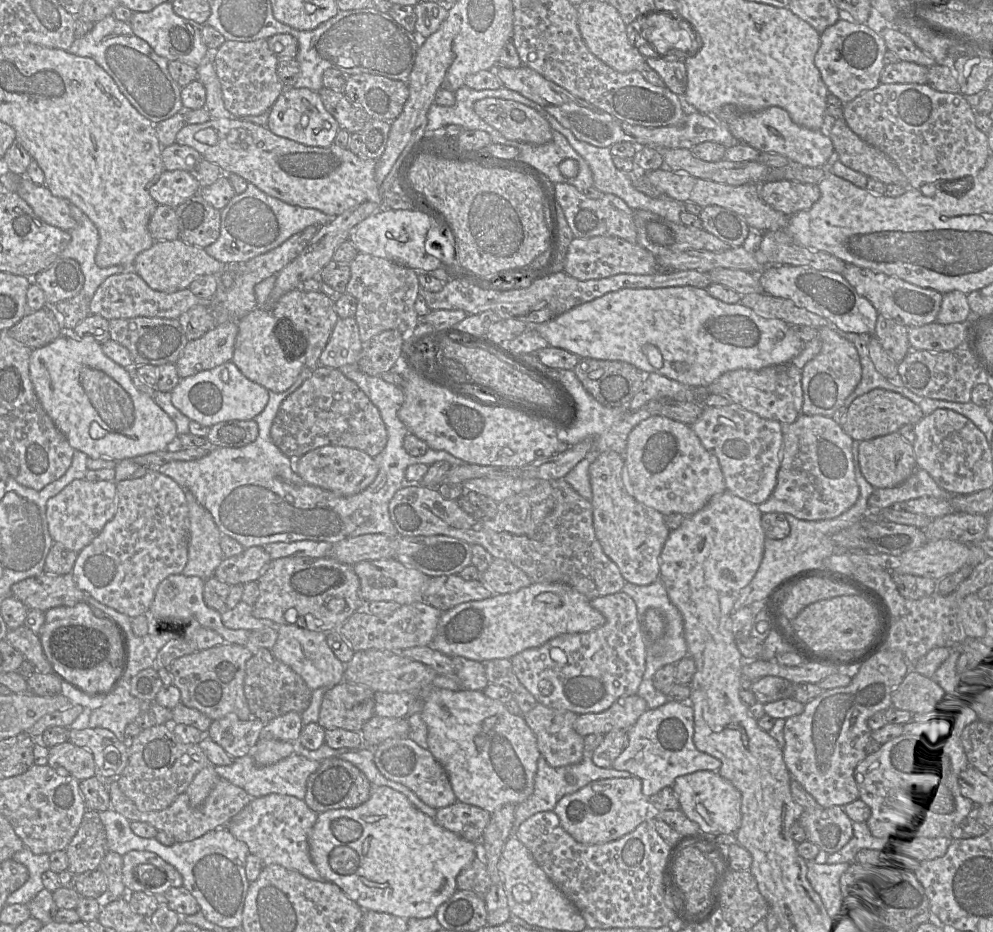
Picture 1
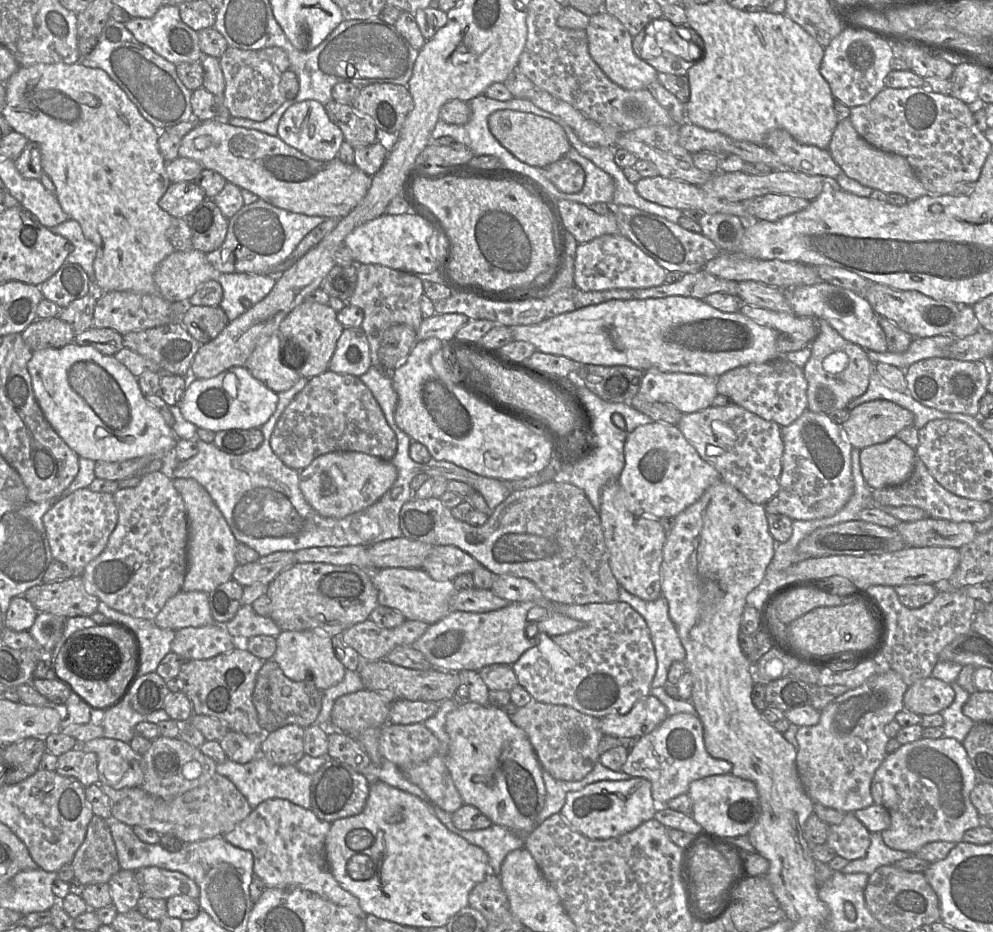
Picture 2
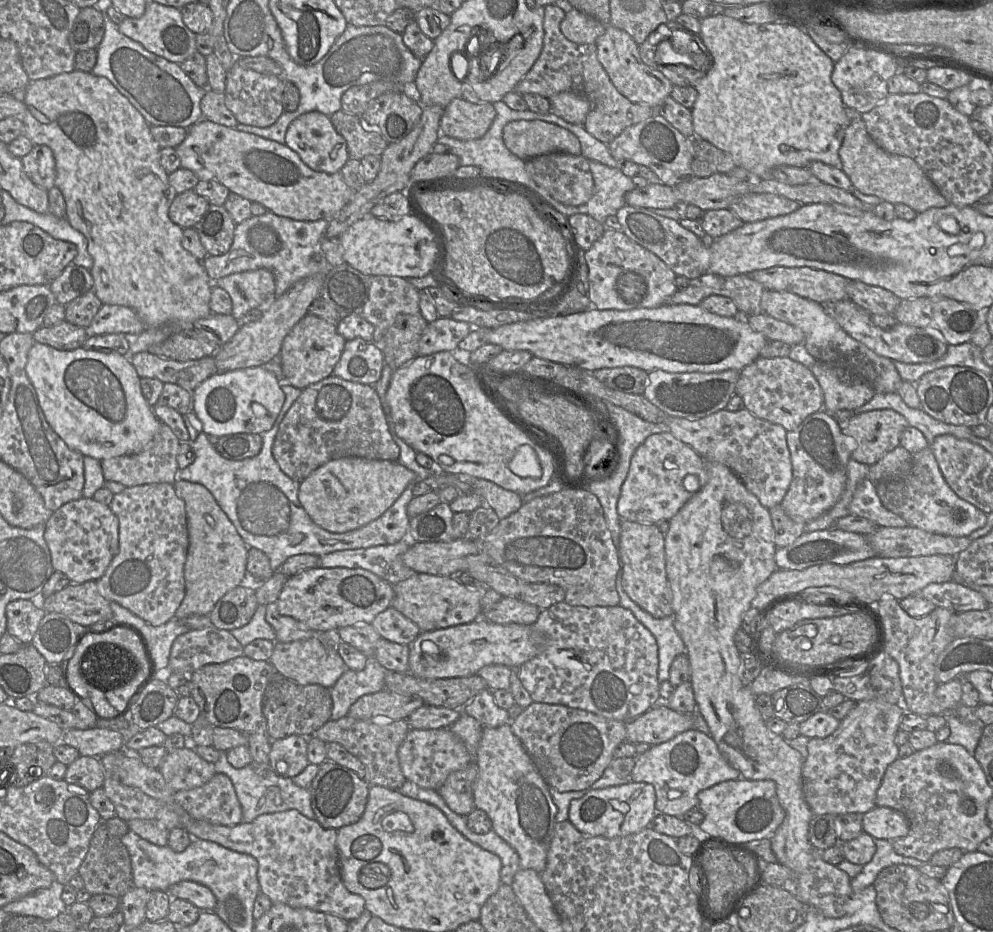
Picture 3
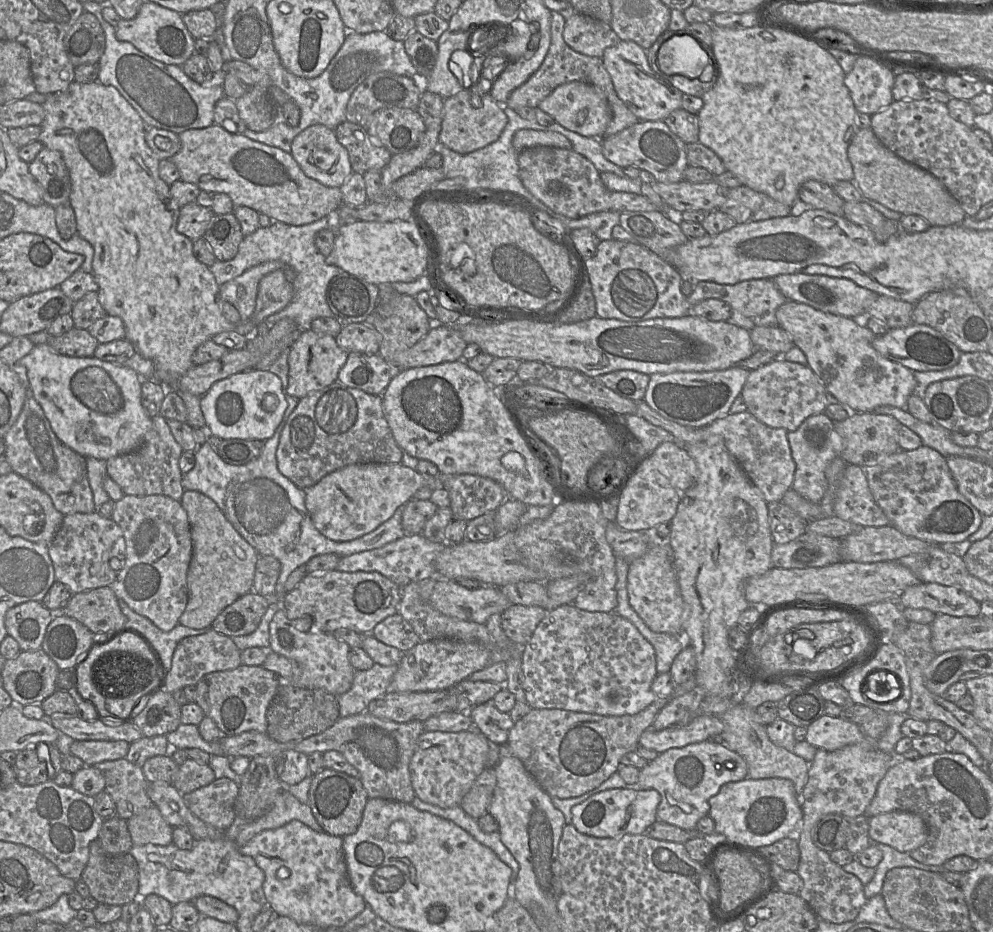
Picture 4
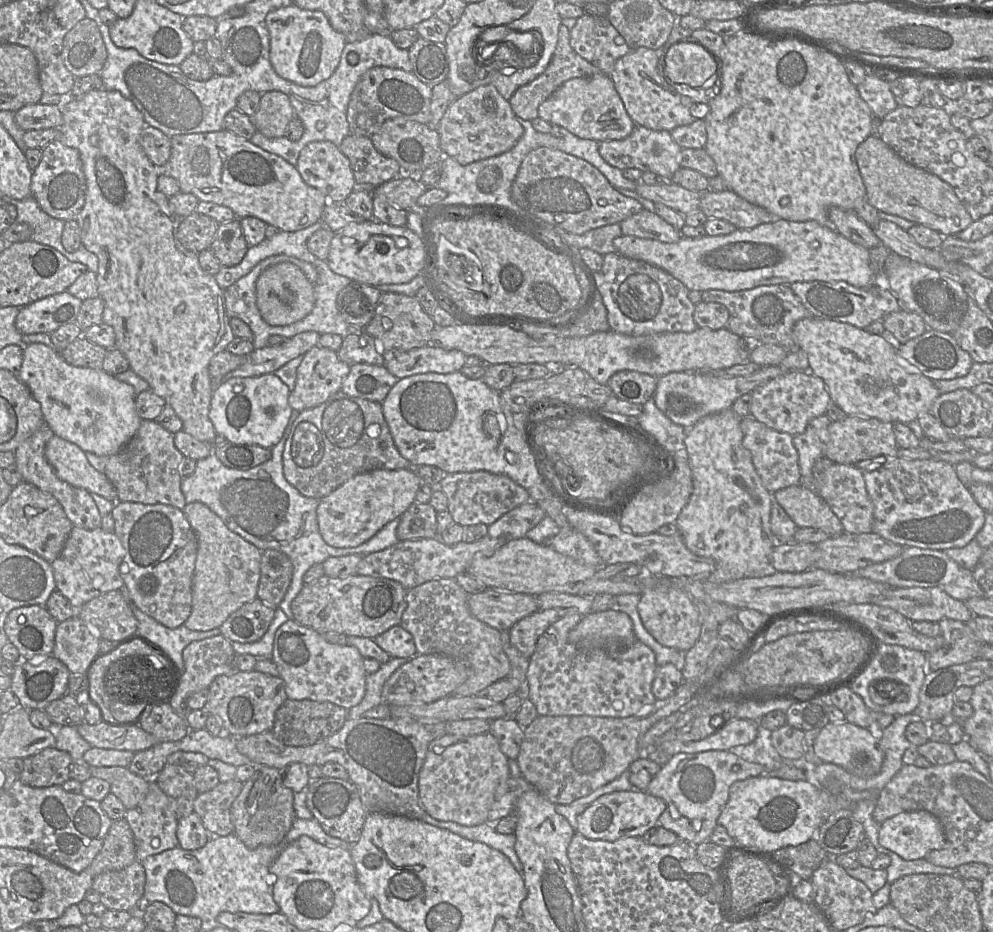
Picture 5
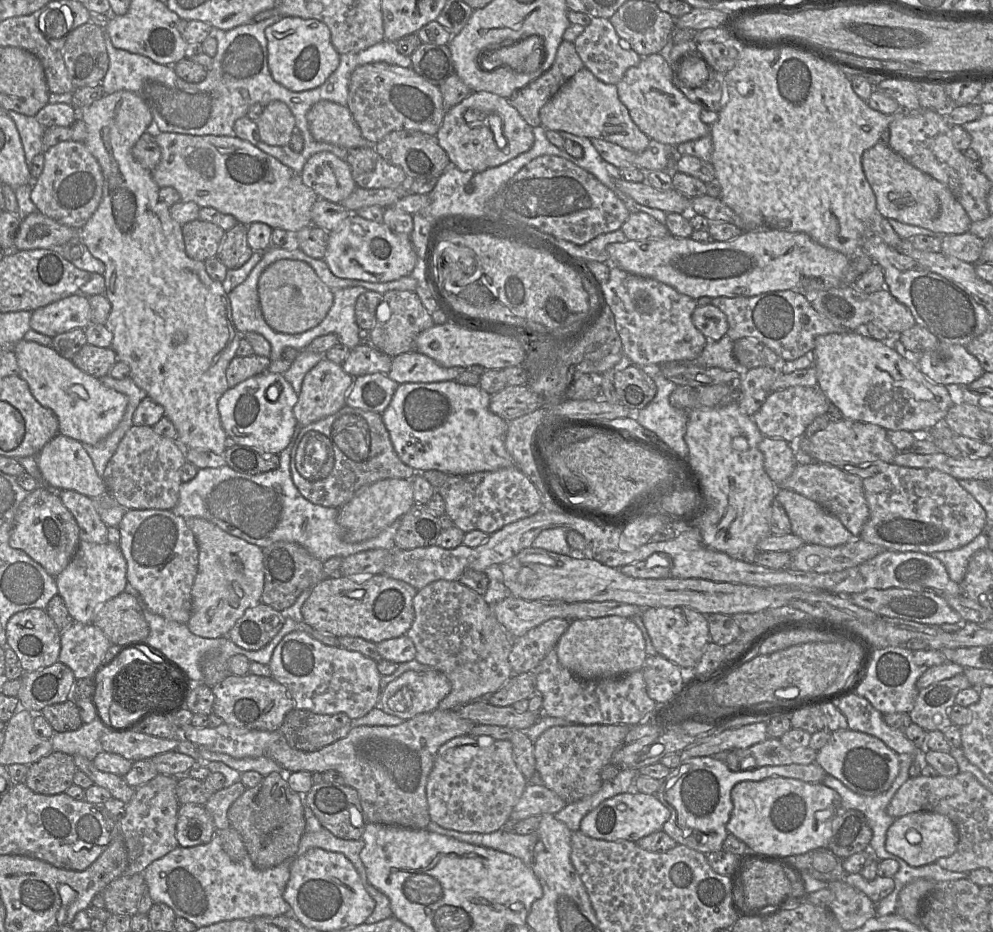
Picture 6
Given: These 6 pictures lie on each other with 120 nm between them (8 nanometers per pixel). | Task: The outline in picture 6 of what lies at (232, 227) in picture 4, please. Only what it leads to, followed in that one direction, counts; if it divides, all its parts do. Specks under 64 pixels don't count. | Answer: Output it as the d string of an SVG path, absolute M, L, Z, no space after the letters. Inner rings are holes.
M237 223L225 232L217 251L217 258L226 268L235 270L241 268L252 256L253 250L247 241L247 226Z

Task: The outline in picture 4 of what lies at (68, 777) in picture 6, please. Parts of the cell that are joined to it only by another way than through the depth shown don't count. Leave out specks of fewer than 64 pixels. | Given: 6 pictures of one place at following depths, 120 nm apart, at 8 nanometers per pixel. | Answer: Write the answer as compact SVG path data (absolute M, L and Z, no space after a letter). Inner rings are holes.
M30 744L16 753L14 772L16 781L21 785L33 786L53 781L63 770L63 754L53 744Z

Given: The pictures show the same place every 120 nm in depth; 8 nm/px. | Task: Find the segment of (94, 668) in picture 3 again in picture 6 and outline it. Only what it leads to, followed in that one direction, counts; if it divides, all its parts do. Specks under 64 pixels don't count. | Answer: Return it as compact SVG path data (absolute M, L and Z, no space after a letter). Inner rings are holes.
M140 643L136 646L123 649L118 651L117 656L106 666L99 666L94 674L94 681L95 681L95 693L92 697L92 702L96 708L96 714L99 721L109 723L111 726L123 726L131 723L132 721L146 716L148 714L164 714L173 711L178 705L180 701L180 676L179 674L170 666L169 659L164 656L160 651L152 648L146 643Z

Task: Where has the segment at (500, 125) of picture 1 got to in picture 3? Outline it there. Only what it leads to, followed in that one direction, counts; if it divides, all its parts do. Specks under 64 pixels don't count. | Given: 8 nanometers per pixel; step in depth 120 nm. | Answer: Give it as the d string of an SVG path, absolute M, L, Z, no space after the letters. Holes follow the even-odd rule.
M516 120L503 128L507 149L522 160L553 152L581 155L576 136L565 128L541 120Z

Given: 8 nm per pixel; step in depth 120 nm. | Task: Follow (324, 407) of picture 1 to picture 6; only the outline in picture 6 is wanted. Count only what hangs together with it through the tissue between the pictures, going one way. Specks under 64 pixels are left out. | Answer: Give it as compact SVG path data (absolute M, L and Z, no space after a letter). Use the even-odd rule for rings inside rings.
M345 405L321 420L298 426L293 435L290 471L292 480L304 498L325 507L341 508L363 487L384 479L413 480L418 472L405 464L396 453L382 414Z

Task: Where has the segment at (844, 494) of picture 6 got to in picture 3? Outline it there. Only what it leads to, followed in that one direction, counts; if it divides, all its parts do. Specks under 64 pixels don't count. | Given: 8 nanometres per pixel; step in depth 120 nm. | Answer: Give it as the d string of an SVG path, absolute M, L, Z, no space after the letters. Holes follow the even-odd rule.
M868 477L858 483L849 506L849 514L866 518L878 527L908 526L901 516L882 505L876 492L876 483Z

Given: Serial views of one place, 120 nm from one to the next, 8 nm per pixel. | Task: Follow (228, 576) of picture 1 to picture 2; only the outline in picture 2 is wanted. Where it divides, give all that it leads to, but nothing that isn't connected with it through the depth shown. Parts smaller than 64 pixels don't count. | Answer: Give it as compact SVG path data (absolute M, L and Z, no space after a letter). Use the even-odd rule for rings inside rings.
M278 551L260 556L255 562L238 564L233 571L232 579L242 586L254 584L268 585L282 571L296 563L293 551Z

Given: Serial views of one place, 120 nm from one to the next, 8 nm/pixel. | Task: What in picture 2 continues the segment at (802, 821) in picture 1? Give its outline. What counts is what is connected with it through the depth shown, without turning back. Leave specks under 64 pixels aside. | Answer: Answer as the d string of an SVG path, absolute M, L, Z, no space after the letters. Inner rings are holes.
M846 813L840 824L829 826L826 844L838 856L852 861L866 855L871 843L870 834L854 813Z

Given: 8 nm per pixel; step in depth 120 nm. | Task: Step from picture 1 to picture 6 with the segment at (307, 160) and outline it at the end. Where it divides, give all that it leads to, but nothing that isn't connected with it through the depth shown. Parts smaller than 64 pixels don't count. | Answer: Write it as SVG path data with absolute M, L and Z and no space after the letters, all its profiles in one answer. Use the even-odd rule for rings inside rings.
M154 130L154 137L161 150L161 159L151 171L152 178L159 188L174 188L181 201L195 202L200 208L211 207L222 214L232 215L245 226L262 222L272 229L298 232L312 224L311 210L319 199L316 192L303 182L301 173L295 172L256 145L236 136L193 136Z

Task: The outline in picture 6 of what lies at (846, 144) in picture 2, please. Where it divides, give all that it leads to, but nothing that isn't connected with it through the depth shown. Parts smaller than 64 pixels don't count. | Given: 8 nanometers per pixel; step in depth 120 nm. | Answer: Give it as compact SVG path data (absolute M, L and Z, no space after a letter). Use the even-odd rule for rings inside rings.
M878 142L865 150L862 167L875 195L876 208L885 218L927 228L940 236L968 232L972 221L950 189L914 167L888 145Z

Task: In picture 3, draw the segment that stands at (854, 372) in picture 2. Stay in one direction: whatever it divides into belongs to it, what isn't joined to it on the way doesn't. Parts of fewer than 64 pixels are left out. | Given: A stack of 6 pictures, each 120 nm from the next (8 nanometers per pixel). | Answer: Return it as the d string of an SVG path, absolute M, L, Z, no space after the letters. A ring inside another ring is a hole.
M816 361L810 369L822 389L823 410L827 412L854 411L868 402L875 393L869 384L851 379L834 365Z

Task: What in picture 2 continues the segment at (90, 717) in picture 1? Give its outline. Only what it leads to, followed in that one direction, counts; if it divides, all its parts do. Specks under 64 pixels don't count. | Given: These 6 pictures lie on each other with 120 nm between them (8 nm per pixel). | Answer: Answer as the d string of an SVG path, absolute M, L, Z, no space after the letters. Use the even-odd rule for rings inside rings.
M128 692L115 705L101 716L104 736L129 743L135 735L135 726L146 721L147 715L142 715L133 709L129 702Z

